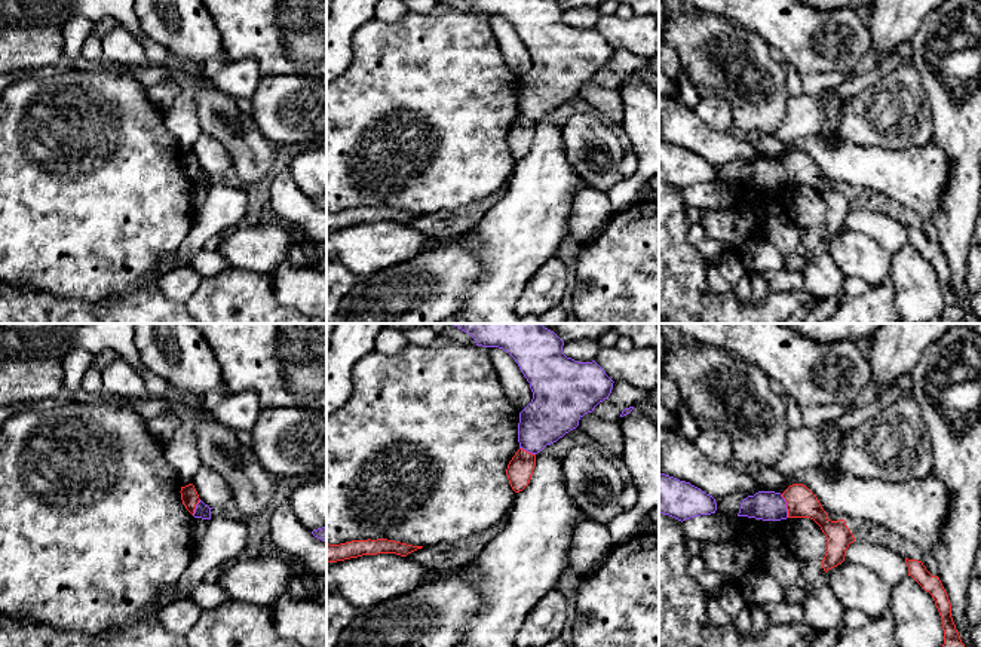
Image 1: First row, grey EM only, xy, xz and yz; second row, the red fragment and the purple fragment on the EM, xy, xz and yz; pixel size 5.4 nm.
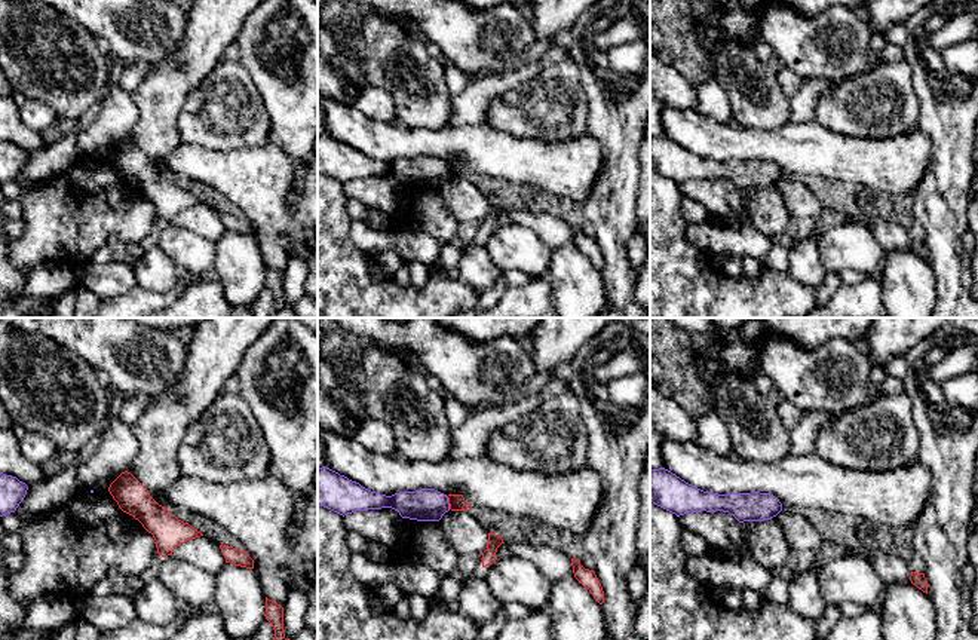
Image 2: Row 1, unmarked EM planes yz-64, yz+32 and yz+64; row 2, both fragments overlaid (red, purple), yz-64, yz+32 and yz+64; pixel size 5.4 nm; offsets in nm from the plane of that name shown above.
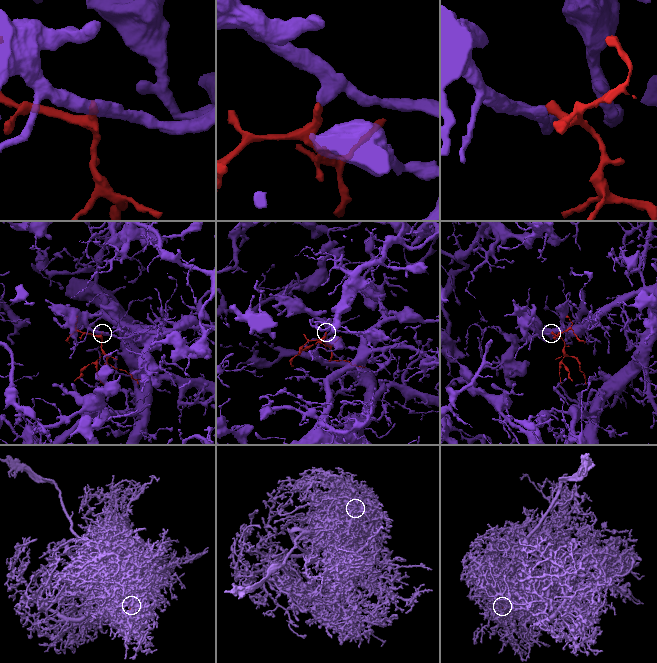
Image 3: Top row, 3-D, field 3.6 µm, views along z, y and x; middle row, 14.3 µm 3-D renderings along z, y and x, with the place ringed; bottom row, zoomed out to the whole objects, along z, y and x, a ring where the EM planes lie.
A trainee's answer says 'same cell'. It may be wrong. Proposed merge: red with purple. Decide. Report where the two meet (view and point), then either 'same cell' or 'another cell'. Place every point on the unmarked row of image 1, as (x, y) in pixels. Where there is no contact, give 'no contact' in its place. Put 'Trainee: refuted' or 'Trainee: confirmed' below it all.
meets red in yz at (787, 174); same cell
Trainee: confirmed

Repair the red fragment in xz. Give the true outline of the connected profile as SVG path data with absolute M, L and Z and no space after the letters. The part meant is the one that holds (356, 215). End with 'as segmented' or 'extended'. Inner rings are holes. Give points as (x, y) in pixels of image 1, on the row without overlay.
M387 206L352 208L340 212L329 212L327 209L327 231L377 221L396 221L407 224L408 221L421 215L423 214L413 214Z; as segmented

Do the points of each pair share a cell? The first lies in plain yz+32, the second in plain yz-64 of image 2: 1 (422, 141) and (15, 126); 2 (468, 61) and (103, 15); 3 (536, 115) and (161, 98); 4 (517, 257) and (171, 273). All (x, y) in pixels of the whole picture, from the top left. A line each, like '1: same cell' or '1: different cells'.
1: same cell
2: same cell
3: different cells
4: different cells

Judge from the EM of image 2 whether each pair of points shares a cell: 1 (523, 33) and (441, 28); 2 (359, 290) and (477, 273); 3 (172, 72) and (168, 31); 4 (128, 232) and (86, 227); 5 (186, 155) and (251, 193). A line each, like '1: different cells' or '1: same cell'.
1: same cell
2: different cells
3: different cells
4: same cell
5: same cell

